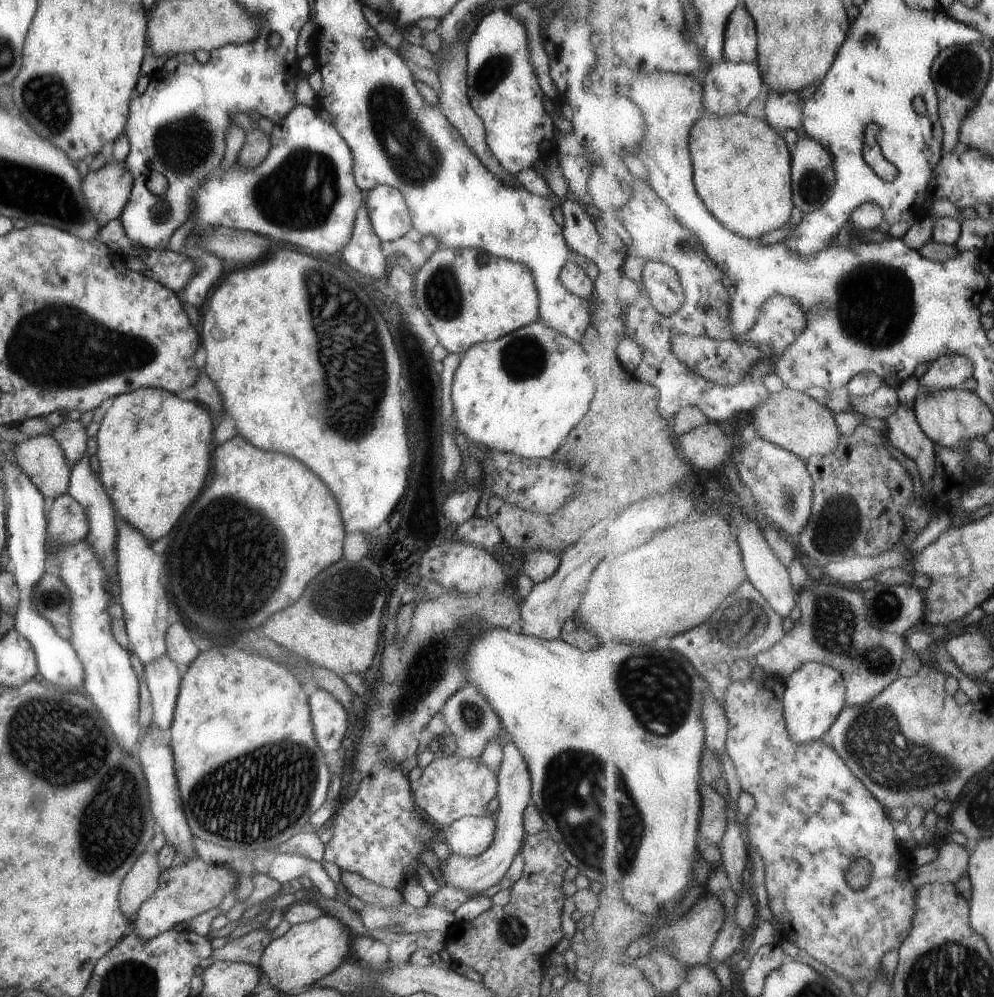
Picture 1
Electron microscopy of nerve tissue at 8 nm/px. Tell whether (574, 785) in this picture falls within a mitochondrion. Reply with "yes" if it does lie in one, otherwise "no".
yes

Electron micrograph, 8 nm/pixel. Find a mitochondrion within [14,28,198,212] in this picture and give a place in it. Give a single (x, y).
(45, 98)

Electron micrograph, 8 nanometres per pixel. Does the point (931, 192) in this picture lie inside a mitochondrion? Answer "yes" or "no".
no

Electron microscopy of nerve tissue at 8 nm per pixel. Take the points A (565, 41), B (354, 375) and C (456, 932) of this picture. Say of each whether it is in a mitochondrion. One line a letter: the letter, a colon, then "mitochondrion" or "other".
A: other
B: mitochondrion
C: other

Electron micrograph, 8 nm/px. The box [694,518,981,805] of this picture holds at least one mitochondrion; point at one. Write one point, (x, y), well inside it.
(874, 740)

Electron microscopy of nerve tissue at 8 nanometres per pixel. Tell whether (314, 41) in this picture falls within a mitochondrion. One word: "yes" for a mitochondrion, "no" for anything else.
no

